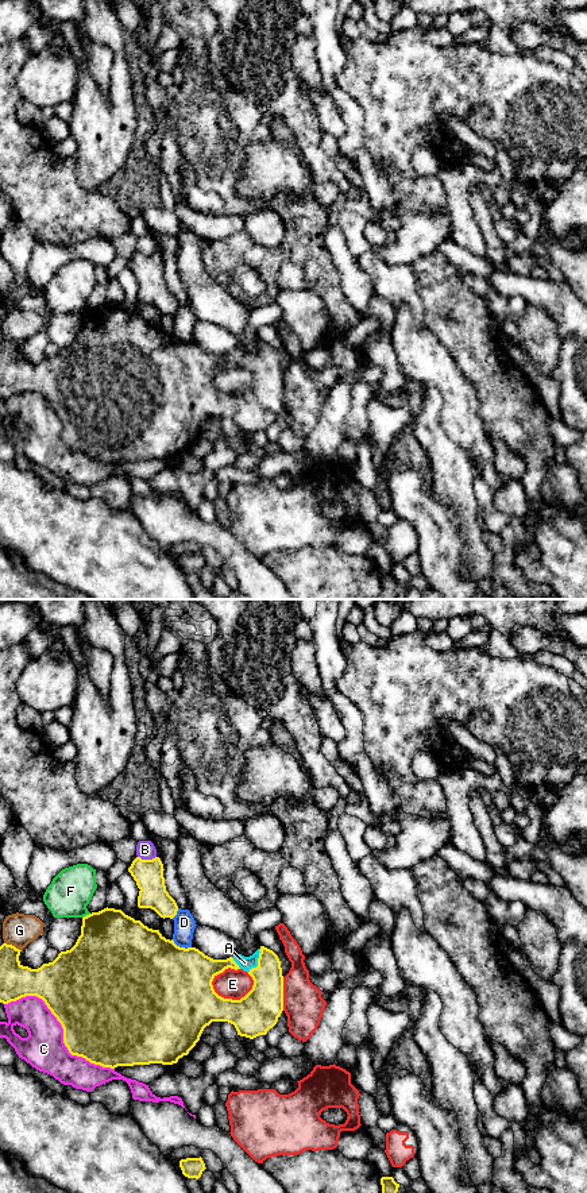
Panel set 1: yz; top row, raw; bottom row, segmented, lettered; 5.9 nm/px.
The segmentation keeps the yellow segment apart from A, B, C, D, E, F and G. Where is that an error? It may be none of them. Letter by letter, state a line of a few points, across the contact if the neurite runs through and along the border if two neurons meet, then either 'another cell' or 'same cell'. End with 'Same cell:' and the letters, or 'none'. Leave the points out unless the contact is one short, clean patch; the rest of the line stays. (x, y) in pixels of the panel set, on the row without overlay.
A: yz (263, 398), (263, 363), (258, 358), (244, 358) | same cell
B: yz (138, 251), (142, 254), (155, 253) | another cell
C: another cell
D: another cell
E: another cell
F: another cell
G: another cell
Same cell: A

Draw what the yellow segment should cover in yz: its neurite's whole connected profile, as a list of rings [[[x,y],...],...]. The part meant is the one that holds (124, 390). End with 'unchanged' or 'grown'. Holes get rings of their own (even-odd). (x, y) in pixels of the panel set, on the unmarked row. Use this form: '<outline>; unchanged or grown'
[[[107,302],[84,312],[76,340],[38,364],[23,362],[19,356],[20,347],[12,340],[0,341],[0,398],[8,399],[26,391],[42,394],[61,418],[69,448],[103,463],[173,460],[189,449],[212,417],[228,417],[235,421],[237,431],[254,435],[266,431],[283,406],[282,363],[273,345],[260,341],[250,352],[236,348],[227,355],[213,355],[196,343],[177,341],[159,325],[148,324],[121,305]],[[228,363],[243,364],[254,375],[252,385],[240,395],[224,394],[213,385],[213,374]]]; grown

